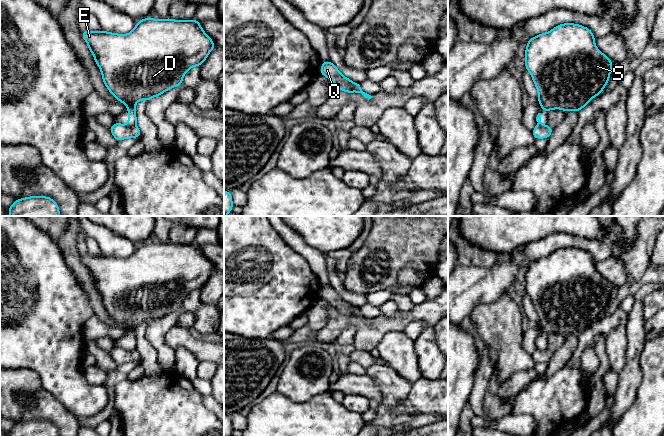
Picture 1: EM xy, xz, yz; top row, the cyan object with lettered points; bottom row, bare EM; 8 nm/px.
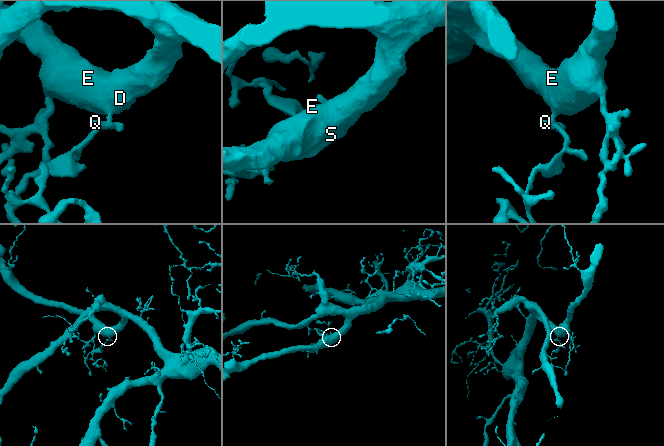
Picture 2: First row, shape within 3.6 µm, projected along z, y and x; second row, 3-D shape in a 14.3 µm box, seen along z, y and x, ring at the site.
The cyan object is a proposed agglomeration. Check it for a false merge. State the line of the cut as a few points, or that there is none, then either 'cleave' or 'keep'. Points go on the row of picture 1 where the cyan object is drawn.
cut in xy along (127, 124), (135, 125); cleave

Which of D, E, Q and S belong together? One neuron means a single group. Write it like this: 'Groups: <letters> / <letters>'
Groups: D E S / Q

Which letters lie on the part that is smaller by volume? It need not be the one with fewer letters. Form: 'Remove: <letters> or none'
Remove: Q

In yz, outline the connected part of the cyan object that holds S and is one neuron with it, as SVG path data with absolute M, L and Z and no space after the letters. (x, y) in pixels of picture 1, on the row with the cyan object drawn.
M564 23L557 25L552 30L539 34L527 41L525 50L525 69L527 69L538 91L538 102L541 110L549 112L561 109L564 112L579 112L594 97L598 96L607 85L613 64L605 54L595 45L592 31L579 24Z

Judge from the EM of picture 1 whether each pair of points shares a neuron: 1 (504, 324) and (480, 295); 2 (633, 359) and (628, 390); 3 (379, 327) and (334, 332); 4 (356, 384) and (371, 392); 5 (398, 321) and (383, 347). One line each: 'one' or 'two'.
1: two
2: one
3: one
4: one
5: two

